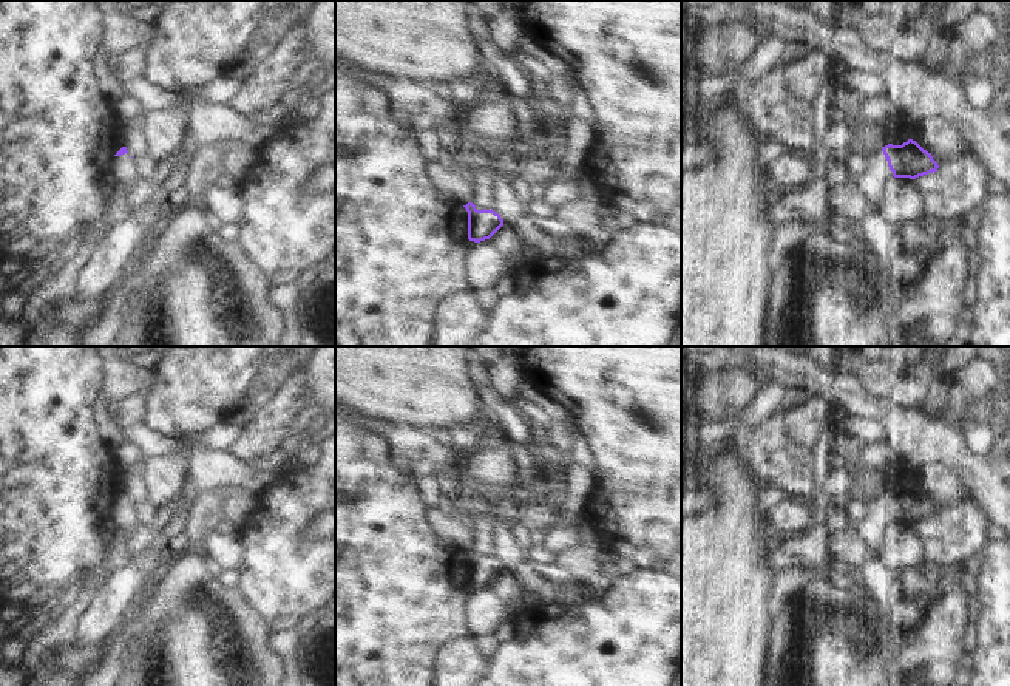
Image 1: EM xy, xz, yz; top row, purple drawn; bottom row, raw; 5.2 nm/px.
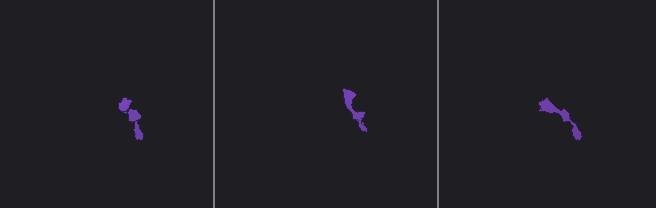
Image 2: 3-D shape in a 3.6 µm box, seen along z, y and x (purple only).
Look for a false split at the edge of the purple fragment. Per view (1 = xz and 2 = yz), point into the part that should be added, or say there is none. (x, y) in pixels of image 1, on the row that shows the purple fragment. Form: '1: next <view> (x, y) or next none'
1: next none
2: next yz (877, 173)

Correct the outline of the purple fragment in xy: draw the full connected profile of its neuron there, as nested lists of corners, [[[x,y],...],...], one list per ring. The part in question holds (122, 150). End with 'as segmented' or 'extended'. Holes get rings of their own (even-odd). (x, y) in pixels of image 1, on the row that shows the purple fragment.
[[[122,147],[108,162],[111,176],[116,179],[117,185],[127,192],[130,185],[136,181],[137,175],[134,170],[134,158],[128,155],[127,147]]]; extended

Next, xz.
[[[473,202],[463,205],[468,212],[468,239],[480,243],[490,239],[502,226],[503,219],[491,210],[477,210]]]; as segmented

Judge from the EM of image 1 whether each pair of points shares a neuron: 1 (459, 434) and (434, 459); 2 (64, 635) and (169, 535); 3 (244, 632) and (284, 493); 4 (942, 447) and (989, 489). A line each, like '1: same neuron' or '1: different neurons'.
1: different neurons
2: same neuron
3: different neurons
4: same neuron

